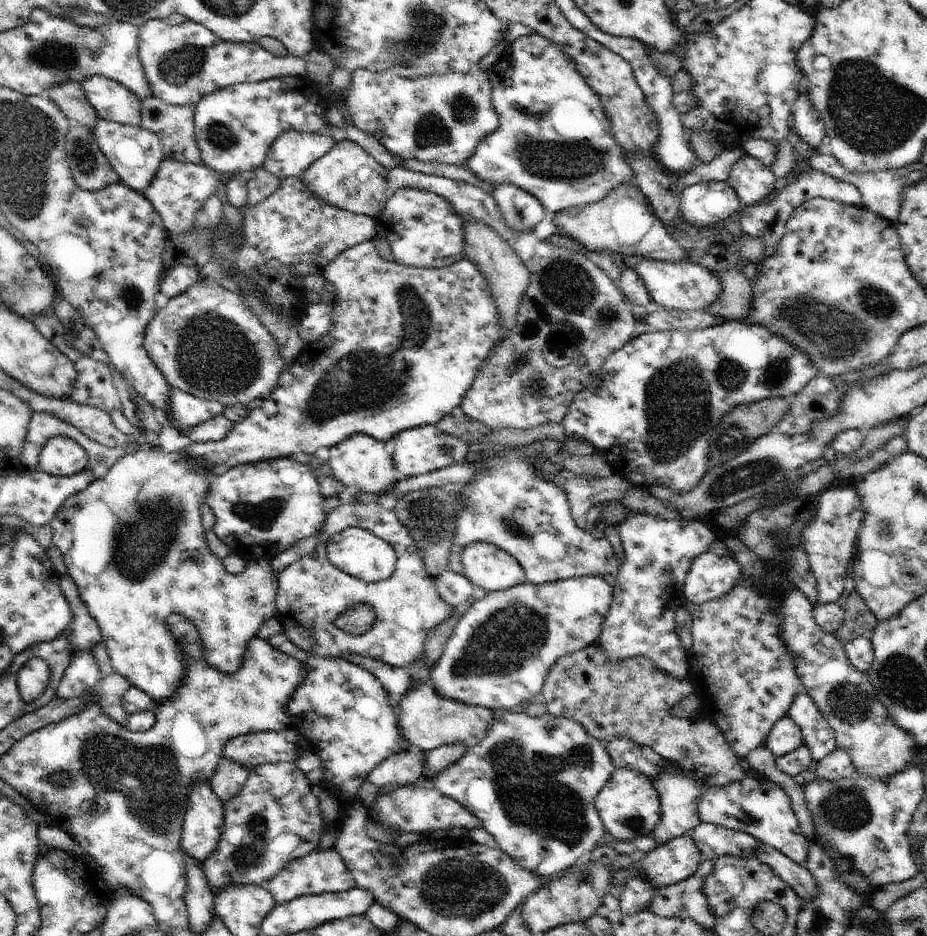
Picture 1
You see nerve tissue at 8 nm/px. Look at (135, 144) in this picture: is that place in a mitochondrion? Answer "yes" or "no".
no

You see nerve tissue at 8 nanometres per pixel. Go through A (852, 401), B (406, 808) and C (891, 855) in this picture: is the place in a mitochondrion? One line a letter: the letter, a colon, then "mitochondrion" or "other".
A: other
B: mitochondrion
C: other

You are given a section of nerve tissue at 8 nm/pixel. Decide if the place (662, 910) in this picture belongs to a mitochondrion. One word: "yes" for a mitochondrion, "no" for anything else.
no

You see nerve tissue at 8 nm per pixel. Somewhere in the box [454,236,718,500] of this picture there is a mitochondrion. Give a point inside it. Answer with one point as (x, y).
(562, 281)

